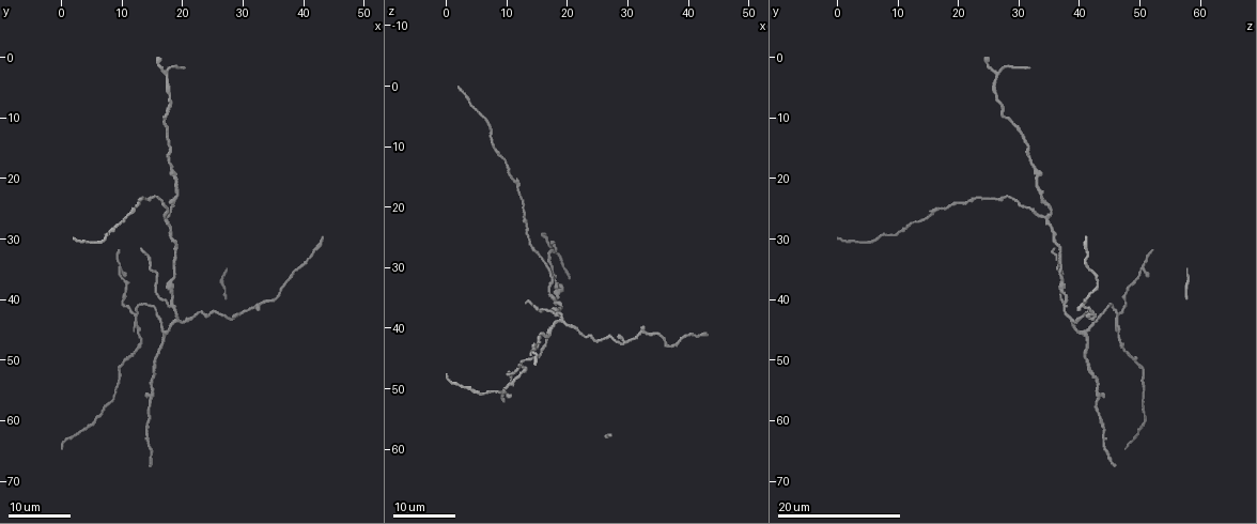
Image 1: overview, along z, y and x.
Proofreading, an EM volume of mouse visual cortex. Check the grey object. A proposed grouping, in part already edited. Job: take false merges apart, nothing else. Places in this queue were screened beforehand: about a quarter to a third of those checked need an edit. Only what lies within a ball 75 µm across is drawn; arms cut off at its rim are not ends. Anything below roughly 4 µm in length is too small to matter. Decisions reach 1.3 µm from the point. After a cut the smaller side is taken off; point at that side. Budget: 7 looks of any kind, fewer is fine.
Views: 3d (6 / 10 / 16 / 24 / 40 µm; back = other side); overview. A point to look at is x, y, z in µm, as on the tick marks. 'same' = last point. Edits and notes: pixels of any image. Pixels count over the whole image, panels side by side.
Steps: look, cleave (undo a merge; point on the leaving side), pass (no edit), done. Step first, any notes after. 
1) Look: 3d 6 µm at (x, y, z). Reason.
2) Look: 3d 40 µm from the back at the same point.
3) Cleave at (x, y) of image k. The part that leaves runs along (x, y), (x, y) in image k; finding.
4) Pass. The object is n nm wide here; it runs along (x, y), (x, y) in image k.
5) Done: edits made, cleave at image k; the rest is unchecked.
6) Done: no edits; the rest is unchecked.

Look: 3d 16 µm at (29.0, 42.0, 43.0). Three arms meet.

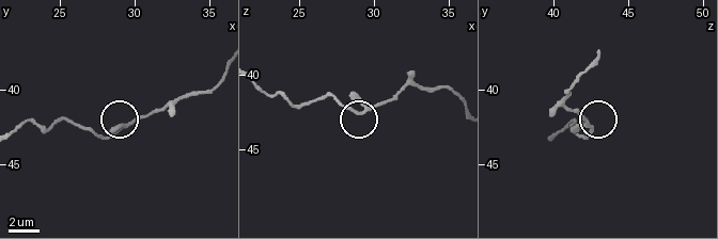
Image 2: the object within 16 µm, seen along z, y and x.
Look: 3d 10 µm at (29.0, 42.4, 42.6). Closer look.

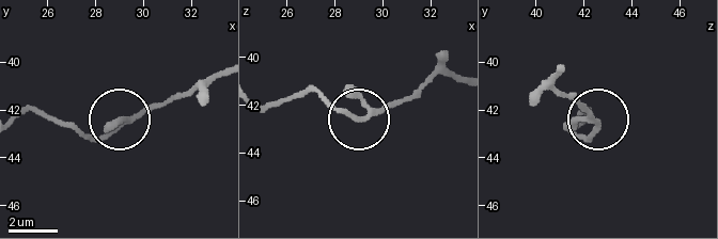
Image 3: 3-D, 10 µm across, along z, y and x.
Pass. The side arm is 21 µm long; continuous, no second neuron.

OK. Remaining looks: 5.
Look: 3d 24 µm at (12.0, 43.0, 46.5). Three arms meet.

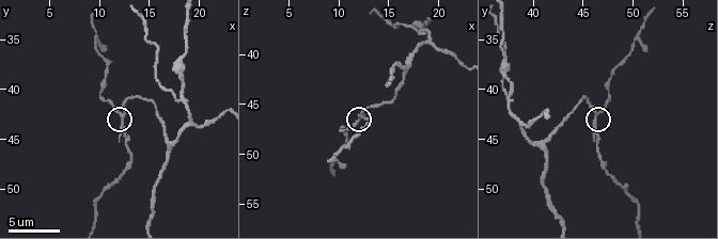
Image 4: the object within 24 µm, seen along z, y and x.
Look: 3d 10 µm at (12.2, 42.8, 46.2).

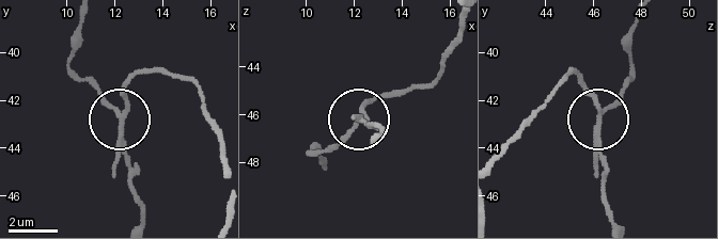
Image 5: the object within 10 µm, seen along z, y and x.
Cleave at (110, 105) of image 5. 3 arms meet here; the part that leaves runs along (119, 131), (112, 109), (69, 60), (81, 17) in image 5; two neurons meet here.

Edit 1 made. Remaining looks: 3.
Look: 3d 16 µm at (18.4, 41.2, 37.8). A fork.

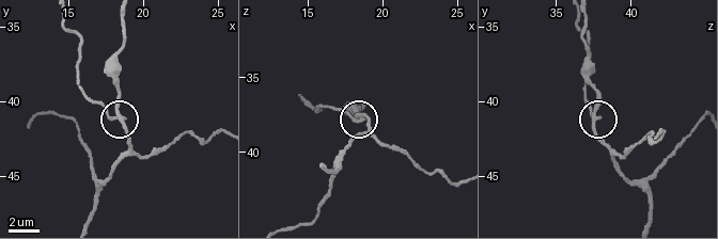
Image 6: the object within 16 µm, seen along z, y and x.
Look: 3d 16 µm from the back at (18.4, 41.2, 37.6).

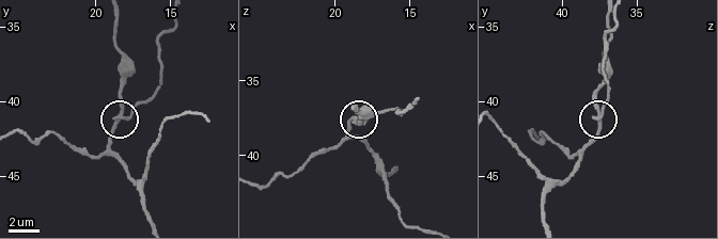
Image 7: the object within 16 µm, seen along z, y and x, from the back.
Cleave at (133, 107) of image 7. 3 arms meet here; the part that leaves runs along (118, 117), (128, 116), (156, 86), (159, 41), (174, 18) in image 7; a second neuron is stuck on.

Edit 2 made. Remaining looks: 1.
Done: edits made, cleave at image 5, cleave at image 7; the rest is unchecked.

